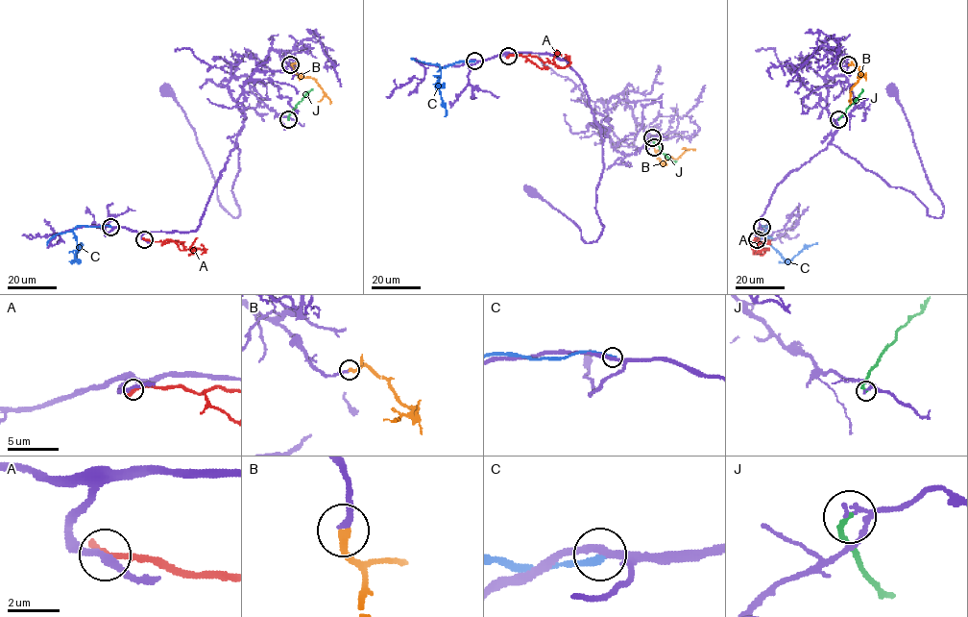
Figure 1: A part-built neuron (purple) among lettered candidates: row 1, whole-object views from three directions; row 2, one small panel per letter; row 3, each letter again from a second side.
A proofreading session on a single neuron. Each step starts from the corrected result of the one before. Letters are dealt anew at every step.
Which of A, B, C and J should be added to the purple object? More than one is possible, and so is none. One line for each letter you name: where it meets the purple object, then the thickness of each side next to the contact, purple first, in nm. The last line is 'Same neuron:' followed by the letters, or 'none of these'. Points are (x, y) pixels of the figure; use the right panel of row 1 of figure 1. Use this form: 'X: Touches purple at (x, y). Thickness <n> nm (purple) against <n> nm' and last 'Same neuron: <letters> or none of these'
B: Touches purple at (848, 64). Thickness 240 nm (purple) against 300 nm
Same neuron: B

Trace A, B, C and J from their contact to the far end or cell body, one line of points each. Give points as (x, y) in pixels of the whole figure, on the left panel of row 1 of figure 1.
A: (145, 239), (171, 239), (180, 250), (192, 249), (189, 255), (197, 237)
B: (290, 64), (299, 74), (312, 77), (330, 103)
C: (110, 226), (79, 226), (73, 230), (76, 243), (75, 260), (81, 242)
J: (288, 119), (296, 105), (312, 89)

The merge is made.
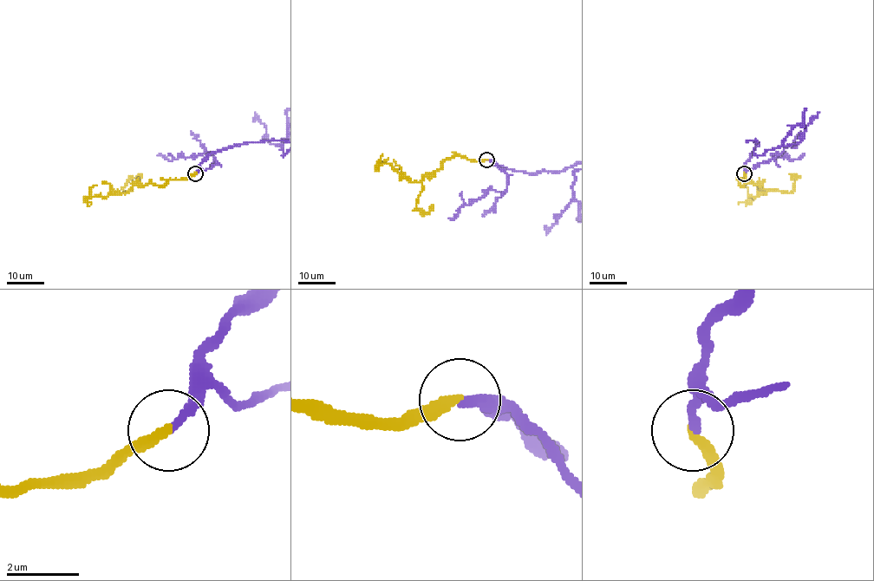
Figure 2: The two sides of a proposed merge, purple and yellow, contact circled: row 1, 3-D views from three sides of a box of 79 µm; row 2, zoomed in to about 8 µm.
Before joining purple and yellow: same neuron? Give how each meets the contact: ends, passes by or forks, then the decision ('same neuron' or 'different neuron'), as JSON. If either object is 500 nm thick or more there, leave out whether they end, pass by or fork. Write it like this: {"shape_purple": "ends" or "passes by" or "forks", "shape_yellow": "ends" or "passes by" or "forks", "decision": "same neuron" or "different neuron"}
{"shape_purple": "ends", "shape_yellow": "ends", "decision": "same neuron"}

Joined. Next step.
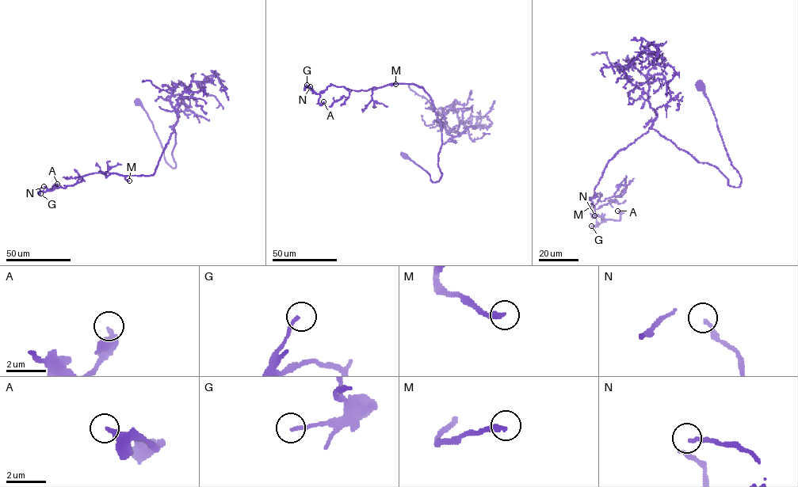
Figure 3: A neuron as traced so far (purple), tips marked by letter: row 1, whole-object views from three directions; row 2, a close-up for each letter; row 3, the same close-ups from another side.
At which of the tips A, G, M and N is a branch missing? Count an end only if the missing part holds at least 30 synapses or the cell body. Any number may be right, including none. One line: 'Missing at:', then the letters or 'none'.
Missing at: M

